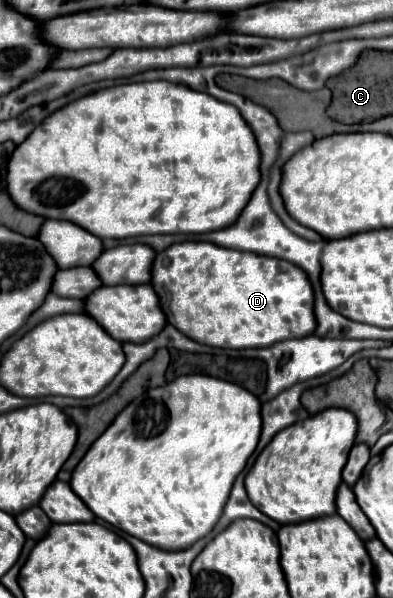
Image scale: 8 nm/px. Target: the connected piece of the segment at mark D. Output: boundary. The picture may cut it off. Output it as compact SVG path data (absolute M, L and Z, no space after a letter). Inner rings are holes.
M182 242L182 244L172 244L170 248L158 252L154 266L152 266L152 286L154 290L160 290L160 298L162 298L162 310L166 312L166 318L172 326L176 326L182 334L186 334L188 338L208 344L208 346L216 346L216 348L262 348L262 346L270 346L274 342L282 342L288 338L306 338L310 334L314 334L314 290L310 280L306 278L306 272L286 260L280 258L272 258L272 256L260 256L260 254L250 254L250 252L240 252L240 250L230 250L230 248L222 248L218 244L212 242ZM164 286L170 292L170 300L168 300L168 310L166 310L166 292Z

